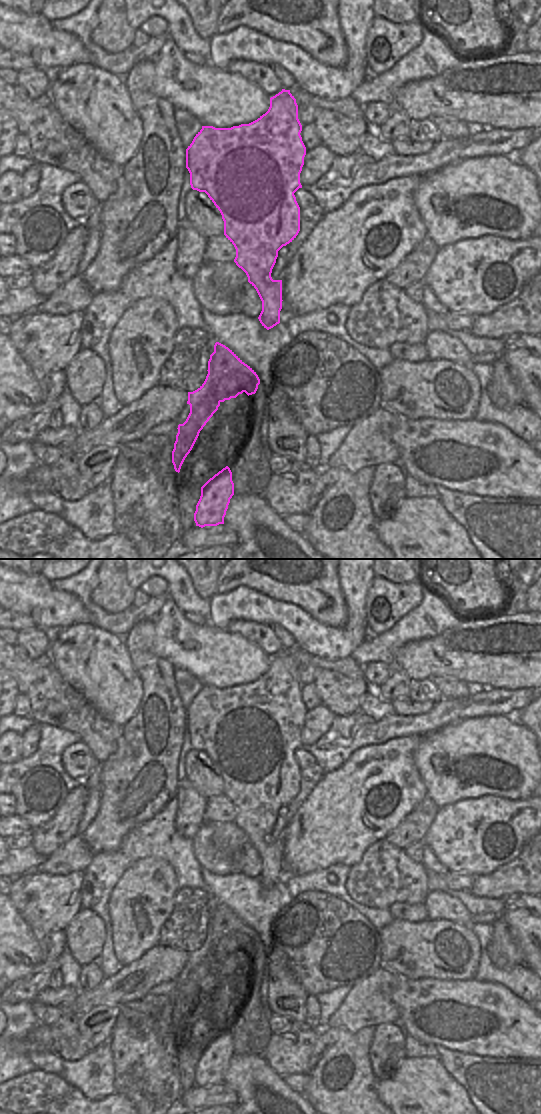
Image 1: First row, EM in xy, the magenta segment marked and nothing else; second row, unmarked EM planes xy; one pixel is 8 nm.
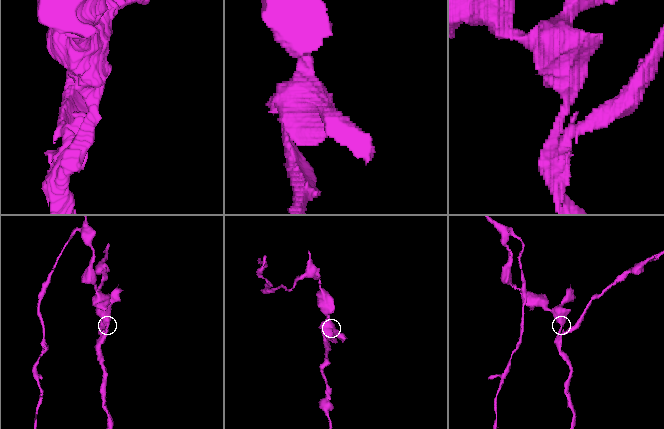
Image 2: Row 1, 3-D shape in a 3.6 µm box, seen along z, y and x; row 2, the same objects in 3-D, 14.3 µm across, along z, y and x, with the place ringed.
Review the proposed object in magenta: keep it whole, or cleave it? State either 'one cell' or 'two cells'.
two cells

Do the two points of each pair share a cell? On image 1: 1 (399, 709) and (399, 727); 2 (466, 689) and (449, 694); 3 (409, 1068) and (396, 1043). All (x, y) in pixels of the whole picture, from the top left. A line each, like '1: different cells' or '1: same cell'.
1: different cells
2: same cell
3: different cells

